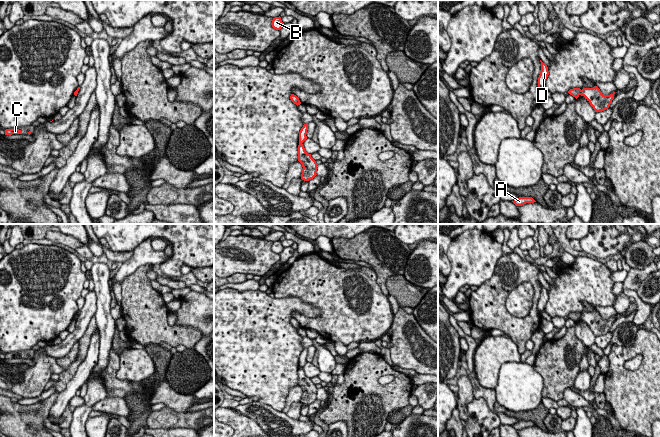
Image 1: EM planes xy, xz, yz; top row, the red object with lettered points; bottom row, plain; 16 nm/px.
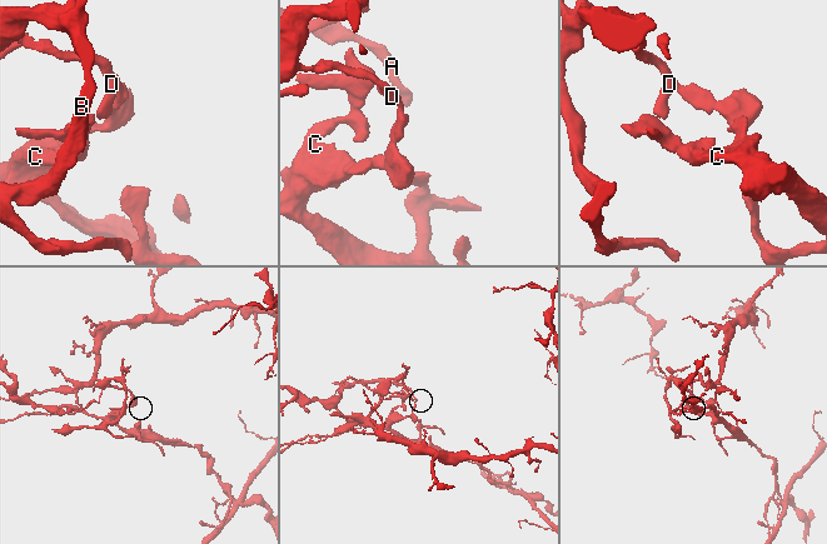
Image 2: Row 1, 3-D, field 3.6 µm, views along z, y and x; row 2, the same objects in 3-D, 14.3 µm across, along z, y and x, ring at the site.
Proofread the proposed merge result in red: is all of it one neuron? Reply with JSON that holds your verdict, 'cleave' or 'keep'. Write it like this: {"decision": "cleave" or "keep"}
{"decision": "cleave"}

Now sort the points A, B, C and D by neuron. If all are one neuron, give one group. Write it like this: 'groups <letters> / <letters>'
groups A B D / C

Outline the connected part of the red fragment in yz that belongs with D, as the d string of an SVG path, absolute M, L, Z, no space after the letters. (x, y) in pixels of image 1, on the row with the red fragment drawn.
M541 60L541 71L540 71L540 75L538 77L538 90L540 91L541 96L543 95L542 93L542 88L545 85L545 81L549 75L549 71L548 71L548 67L545 63L543 63Z

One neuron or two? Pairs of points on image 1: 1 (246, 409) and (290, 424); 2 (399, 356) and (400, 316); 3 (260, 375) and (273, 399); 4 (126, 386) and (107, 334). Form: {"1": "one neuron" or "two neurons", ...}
{"1": "one neuron", "2": "one neuron", "3": "one neuron", "4": "two neurons"}

